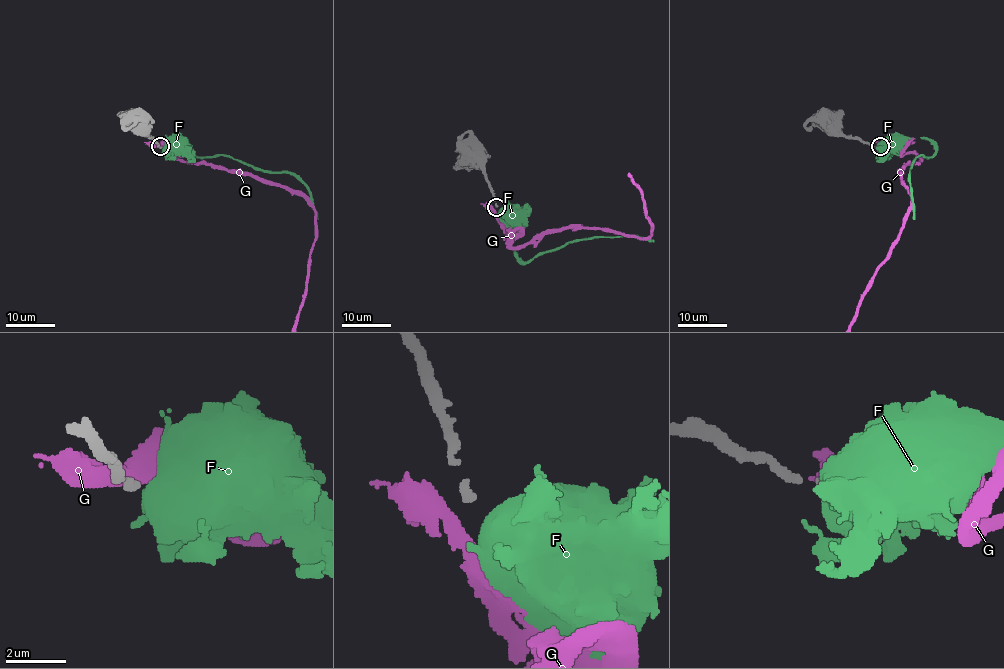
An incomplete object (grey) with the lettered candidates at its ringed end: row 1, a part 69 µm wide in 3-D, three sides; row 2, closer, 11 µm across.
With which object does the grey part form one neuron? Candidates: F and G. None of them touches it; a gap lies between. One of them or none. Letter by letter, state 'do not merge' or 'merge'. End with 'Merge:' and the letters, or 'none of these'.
F: do not merge
G: do not merge
Merge: none of these

